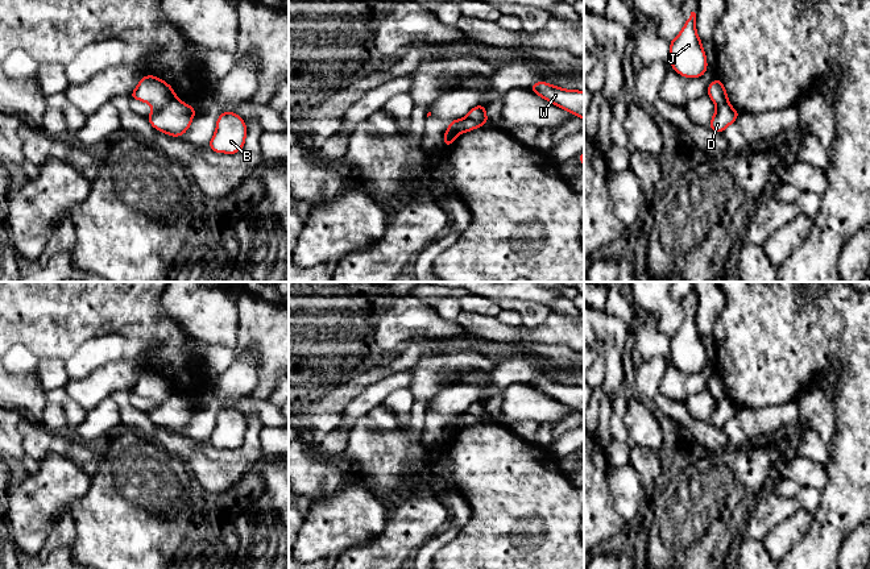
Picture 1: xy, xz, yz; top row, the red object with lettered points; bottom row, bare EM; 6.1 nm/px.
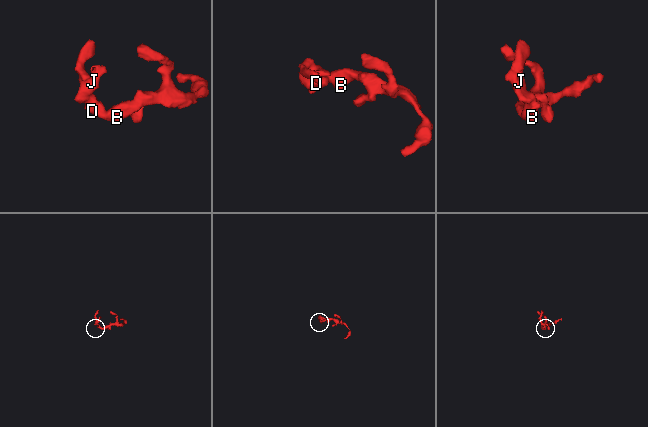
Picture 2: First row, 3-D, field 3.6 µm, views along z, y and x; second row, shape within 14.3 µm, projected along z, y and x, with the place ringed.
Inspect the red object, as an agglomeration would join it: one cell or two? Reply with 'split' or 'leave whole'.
split

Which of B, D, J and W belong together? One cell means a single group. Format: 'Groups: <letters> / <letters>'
Groups: B D W / J

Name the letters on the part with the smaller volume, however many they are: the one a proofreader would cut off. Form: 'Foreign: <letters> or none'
Foreign: J

